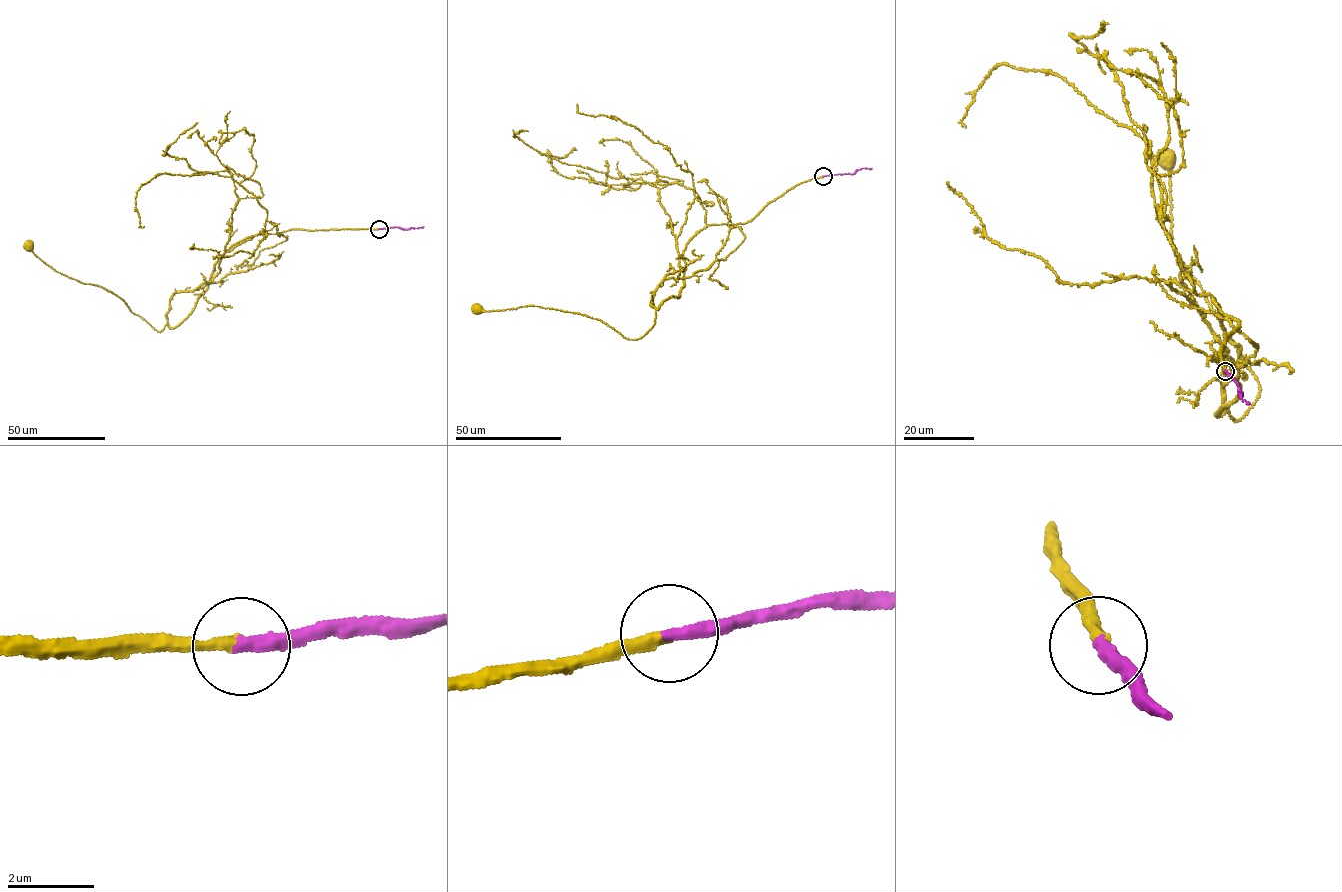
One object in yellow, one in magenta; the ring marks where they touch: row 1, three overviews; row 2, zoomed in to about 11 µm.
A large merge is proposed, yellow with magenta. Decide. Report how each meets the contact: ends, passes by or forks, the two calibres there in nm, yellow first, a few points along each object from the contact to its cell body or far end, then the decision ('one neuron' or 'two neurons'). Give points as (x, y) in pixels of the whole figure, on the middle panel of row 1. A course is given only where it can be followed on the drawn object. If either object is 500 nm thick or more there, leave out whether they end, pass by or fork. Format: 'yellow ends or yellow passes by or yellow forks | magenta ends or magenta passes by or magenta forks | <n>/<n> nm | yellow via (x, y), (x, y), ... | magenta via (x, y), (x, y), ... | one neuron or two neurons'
yellow ends | magenta ends | 280/340 nm | yellow via (823, 176), (745, 223), (697, 231), (679, 259), (680, 295), (635, 339), (578, 313), (477, 309) | magenta via (823, 176), (871, 169) | one neuron

